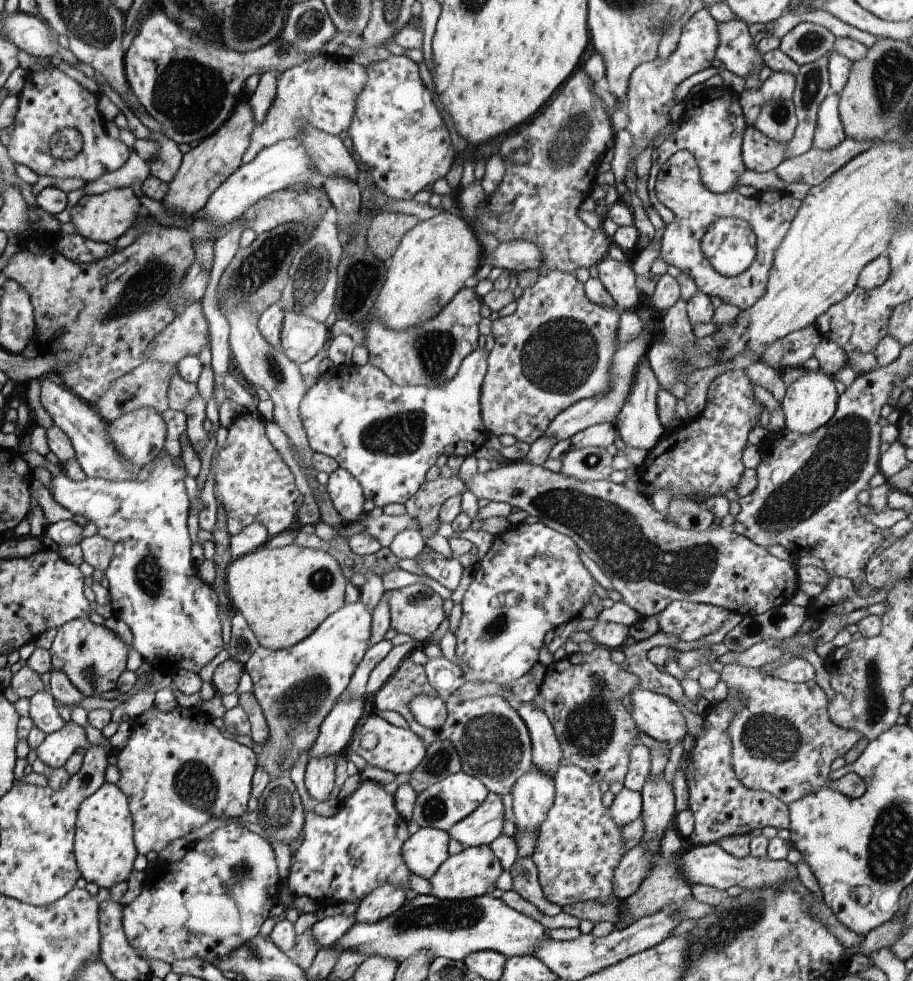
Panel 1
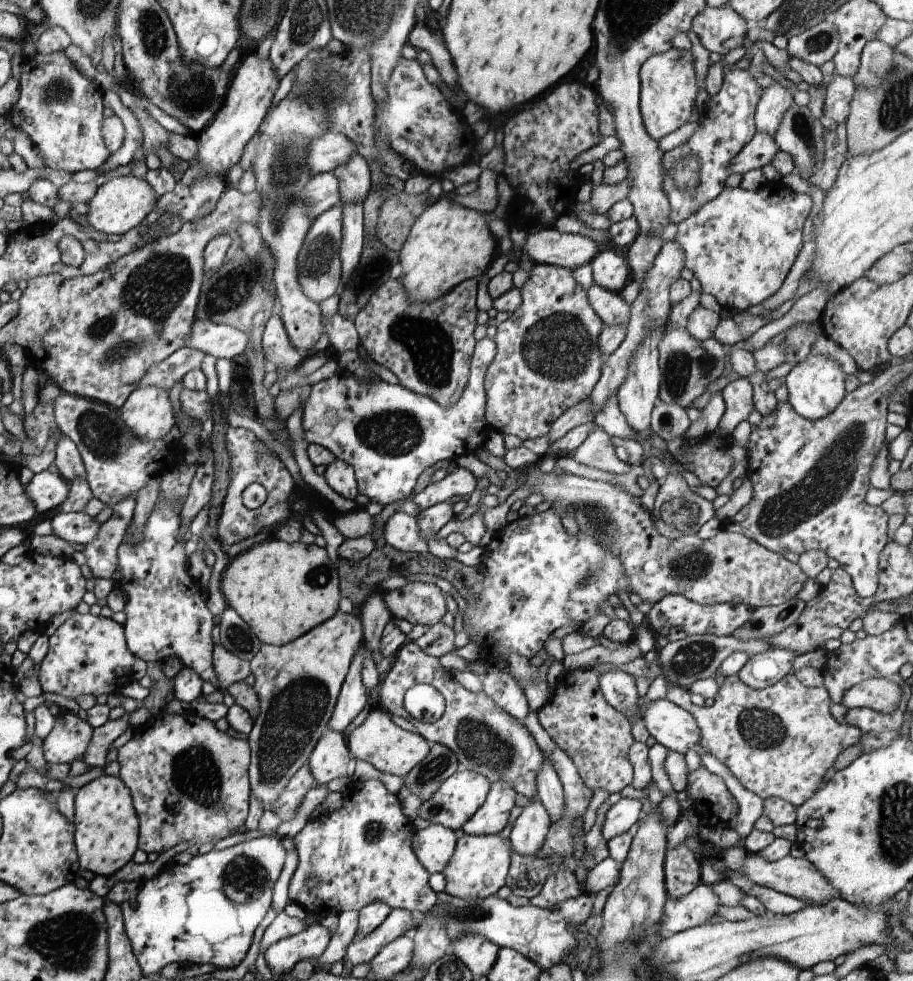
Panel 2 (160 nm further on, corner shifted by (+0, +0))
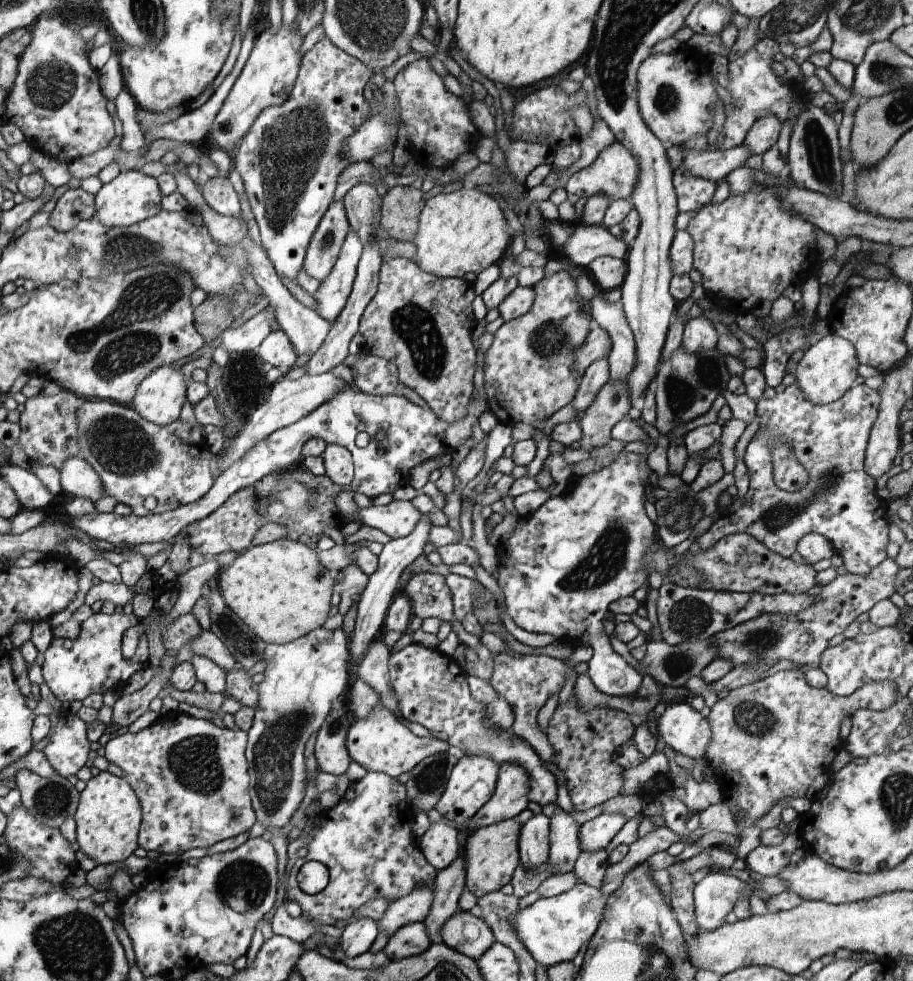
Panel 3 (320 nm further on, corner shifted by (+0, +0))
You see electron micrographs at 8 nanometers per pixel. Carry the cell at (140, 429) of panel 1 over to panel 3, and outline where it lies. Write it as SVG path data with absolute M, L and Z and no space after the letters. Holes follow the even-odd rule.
M162 365L153 370L137 390L137 394L130 402L129 406L147 421L156 423L160 426L169 425L178 420L182 406L187 399L187 388L192 382L192 376L187 378L180 367L173 365Z

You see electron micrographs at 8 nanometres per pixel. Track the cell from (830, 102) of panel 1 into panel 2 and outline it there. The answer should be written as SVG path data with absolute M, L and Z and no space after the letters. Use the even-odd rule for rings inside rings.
M834 71L831 81L825 89L825 118L830 118L832 124L844 123L849 113L850 101L856 89L853 78L839 75L839 72Z

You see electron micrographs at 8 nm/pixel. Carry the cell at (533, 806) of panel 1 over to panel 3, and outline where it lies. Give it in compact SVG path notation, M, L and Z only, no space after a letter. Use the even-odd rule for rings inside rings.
M541 813L533 815L522 828L518 839L519 860L530 868L540 868L549 859L551 818Z

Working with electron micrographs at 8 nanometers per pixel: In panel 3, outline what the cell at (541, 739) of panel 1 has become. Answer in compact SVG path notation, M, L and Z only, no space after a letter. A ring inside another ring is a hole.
M557 808L551 817L549 832L549 859L547 863L555 869L554 875L569 873L581 853L579 847L579 825L570 812Z

